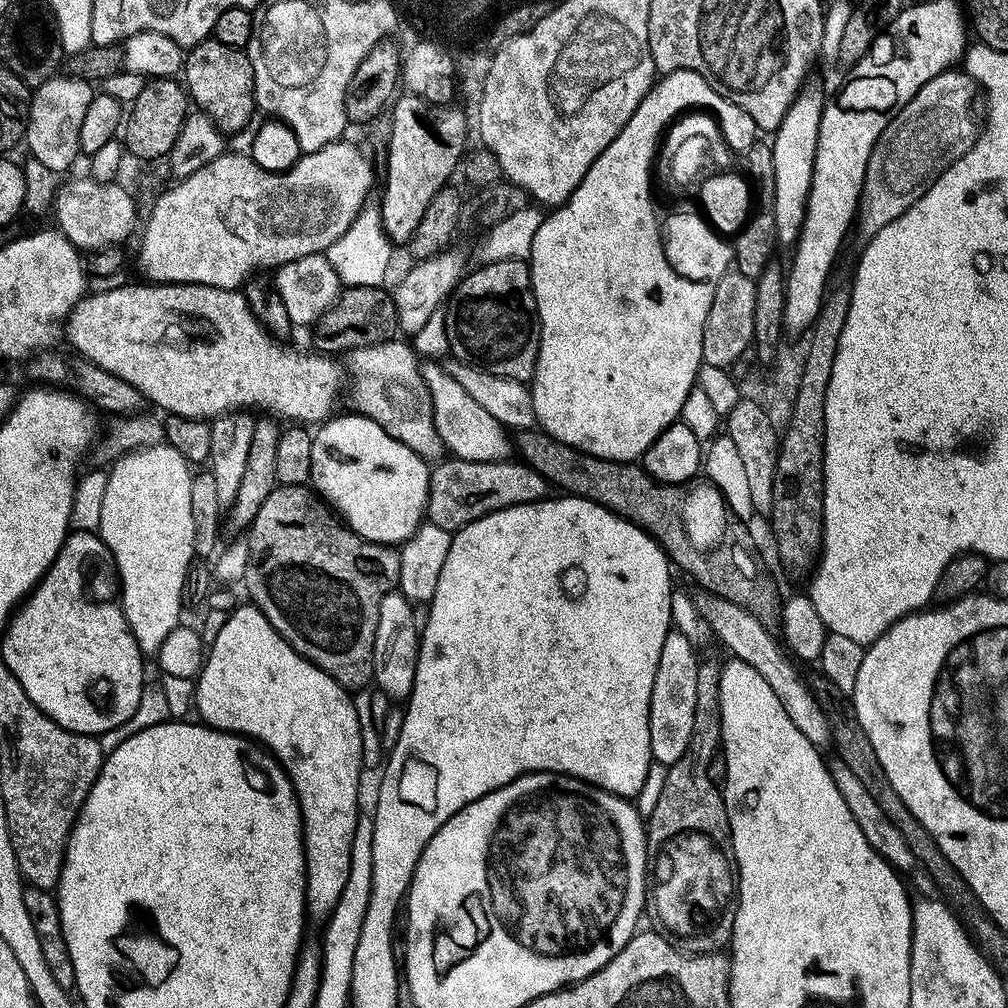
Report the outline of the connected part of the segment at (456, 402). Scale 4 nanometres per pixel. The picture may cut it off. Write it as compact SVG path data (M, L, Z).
M428 362L423 365L422 375L424 385L428 387L428 395L432 398L432 417L442 438L445 449L457 460L469 460L470 462L490 462L491 460L507 460L513 455L514 444L508 441L509 429L503 424L490 418L462 386L458 386L455 378L443 368L439 368L439 363Z

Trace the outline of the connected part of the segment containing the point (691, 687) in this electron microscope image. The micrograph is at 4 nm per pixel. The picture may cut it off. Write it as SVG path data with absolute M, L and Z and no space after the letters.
M676 630L669 631L662 652L658 654L658 670L654 674L654 686L650 694L650 750L652 759L664 765L678 762L690 746L690 734L694 731L694 702L698 699L698 655L692 644Z

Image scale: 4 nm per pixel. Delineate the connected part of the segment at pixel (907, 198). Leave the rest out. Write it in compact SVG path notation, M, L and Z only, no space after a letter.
M949 70L930 78L930 82L926 82L926 86L922 86L922 90L918 90L918 94L914 94L914 98L910 98L910 102L906 102L902 110L898 110L898 114L886 126L886 130L882 130L870 154L870 162L864 175L864 191L858 209L861 241L872 240L874 234L882 230L882 226L894 222L894 218L898 218L911 204L918 202L918 198L926 194L926 190L936 181L936 177L951 164L958 162L958 158L962 158L962 154L966 154L974 146L978 124L976 128L976 116L972 113L972 107L976 104L978 85L967 71L956 71Z

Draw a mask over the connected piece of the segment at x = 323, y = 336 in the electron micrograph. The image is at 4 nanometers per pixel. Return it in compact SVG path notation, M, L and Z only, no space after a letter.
M384 286L345 287L334 306L330 306L330 310L326 310L311 329L315 351L320 354L347 354L354 348L374 346L393 339L398 332L396 302L393 293L386 289Z

